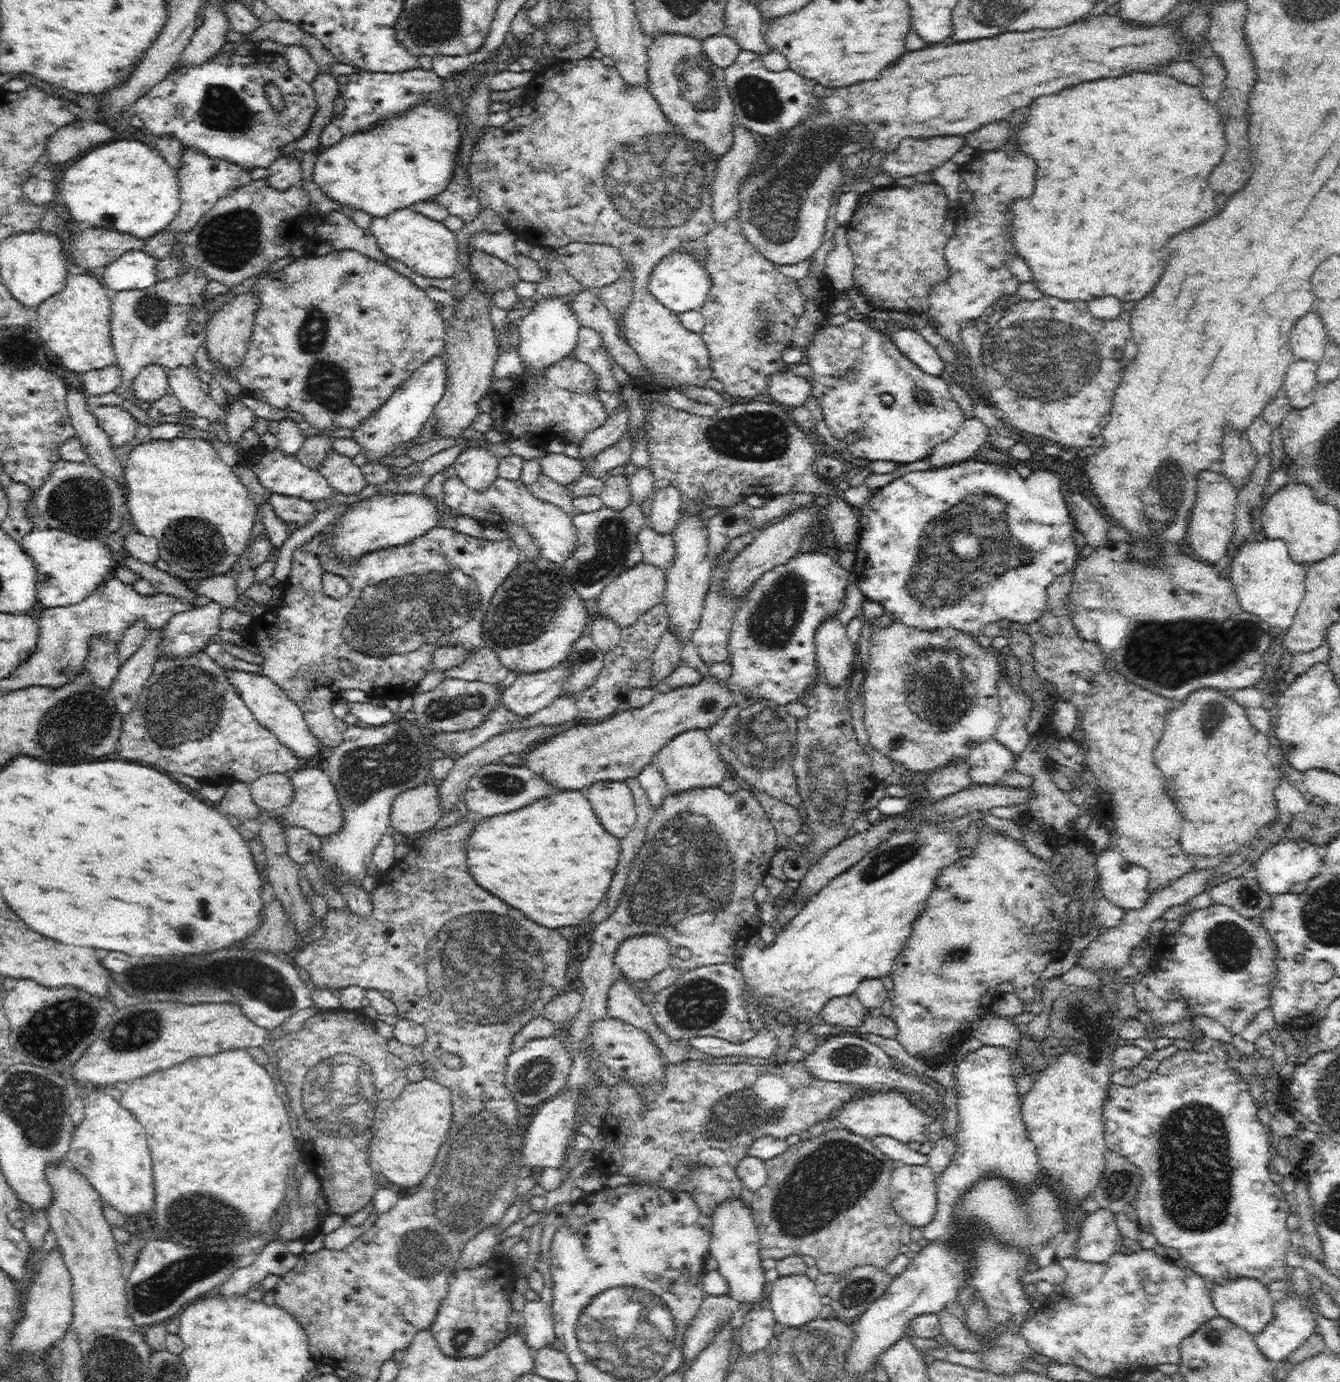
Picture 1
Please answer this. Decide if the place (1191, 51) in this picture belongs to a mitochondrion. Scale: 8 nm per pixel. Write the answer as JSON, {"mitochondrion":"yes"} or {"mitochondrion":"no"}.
{"mitochondrion":"no"}

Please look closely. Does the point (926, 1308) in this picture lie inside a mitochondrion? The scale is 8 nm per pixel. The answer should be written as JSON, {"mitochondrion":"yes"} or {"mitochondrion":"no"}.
{"mitochondrion":"no"}

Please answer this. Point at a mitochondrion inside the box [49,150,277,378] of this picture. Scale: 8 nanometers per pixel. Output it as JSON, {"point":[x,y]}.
{"point":[152,309]}

